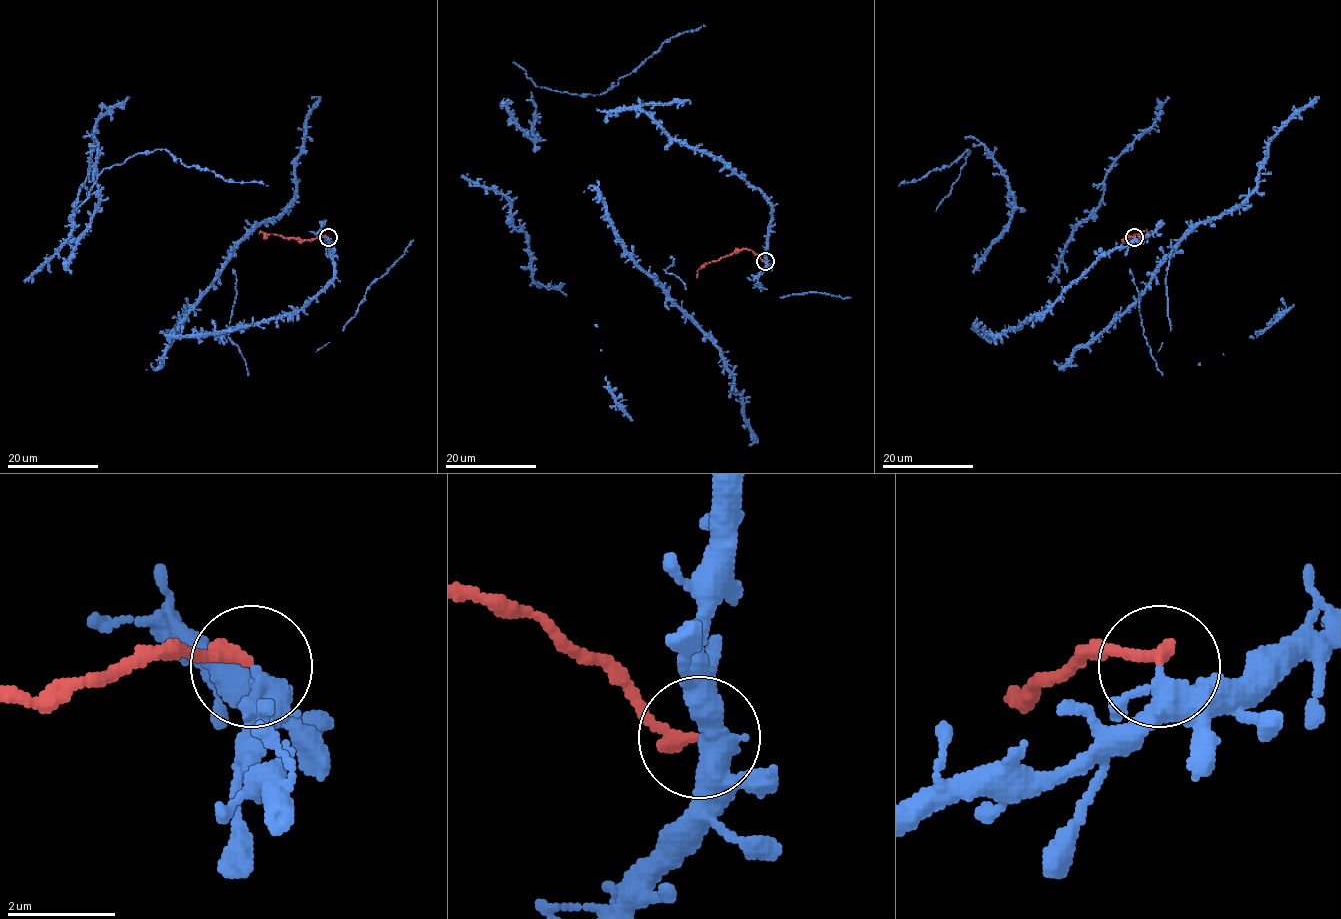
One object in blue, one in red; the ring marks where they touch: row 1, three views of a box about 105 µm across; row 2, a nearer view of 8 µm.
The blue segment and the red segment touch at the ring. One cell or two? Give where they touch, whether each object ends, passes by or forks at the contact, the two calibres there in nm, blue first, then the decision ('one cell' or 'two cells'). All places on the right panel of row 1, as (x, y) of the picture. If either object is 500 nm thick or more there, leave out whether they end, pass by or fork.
place (1134, 237); blue passes by; red ends; calibres 320 and 260 nm; two cells

